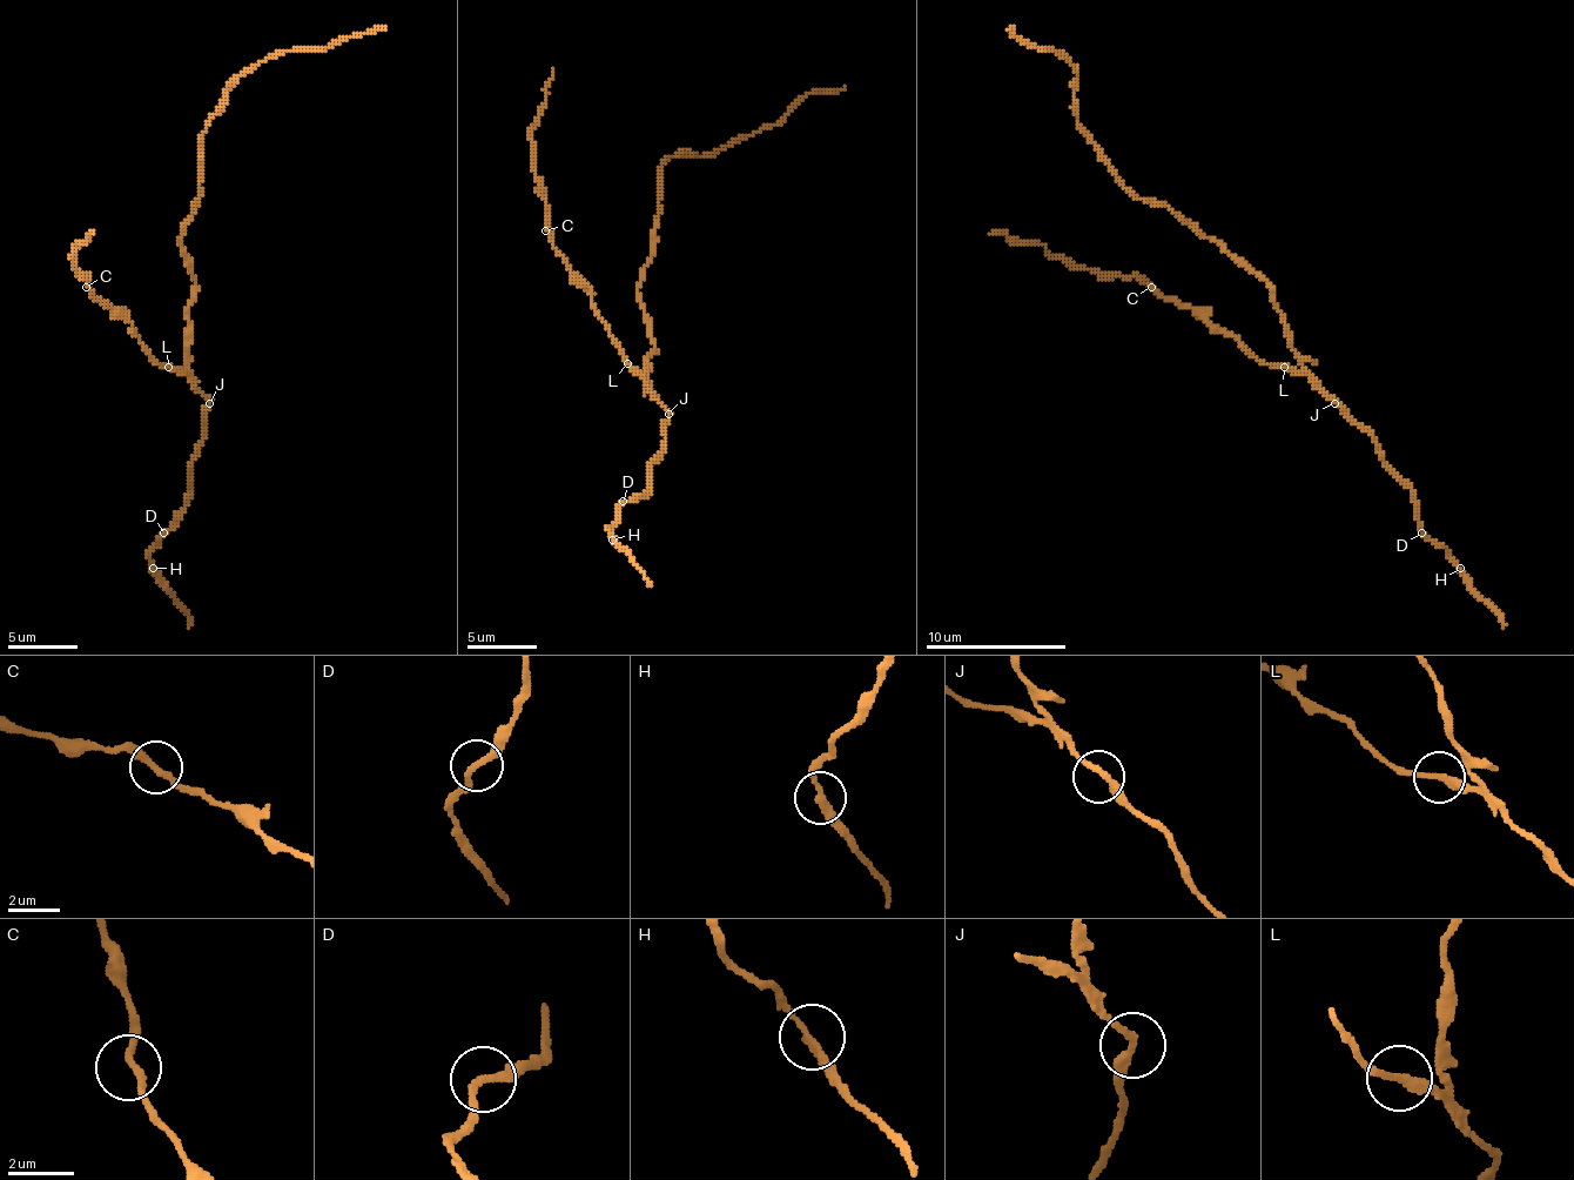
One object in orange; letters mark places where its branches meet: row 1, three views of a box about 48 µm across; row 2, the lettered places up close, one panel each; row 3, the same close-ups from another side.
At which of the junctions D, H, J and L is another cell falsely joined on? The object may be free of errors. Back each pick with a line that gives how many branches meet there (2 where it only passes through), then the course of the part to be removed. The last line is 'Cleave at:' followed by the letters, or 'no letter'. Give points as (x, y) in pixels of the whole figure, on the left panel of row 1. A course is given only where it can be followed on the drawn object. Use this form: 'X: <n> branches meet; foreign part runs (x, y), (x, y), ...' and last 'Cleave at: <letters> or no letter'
L: 2 branches meet; foreign part runs (167, 368), (135, 336), (132, 326), (93, 297), (86, 276), (76, 269), (73, 252), (93, 234)
Cleave at: L

